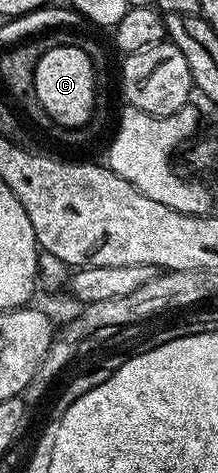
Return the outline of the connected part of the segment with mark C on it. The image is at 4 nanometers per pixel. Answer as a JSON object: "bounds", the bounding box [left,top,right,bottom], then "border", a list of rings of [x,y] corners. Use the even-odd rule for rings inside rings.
{"bounds":[35,44,97,128],"border":[[[61,44],[49,49],[39,58],[35,70],[37,100],[44,106],[56,128],[84,127],[90,122],[97,96],[95,72],[97,67],[79,46]]]}

